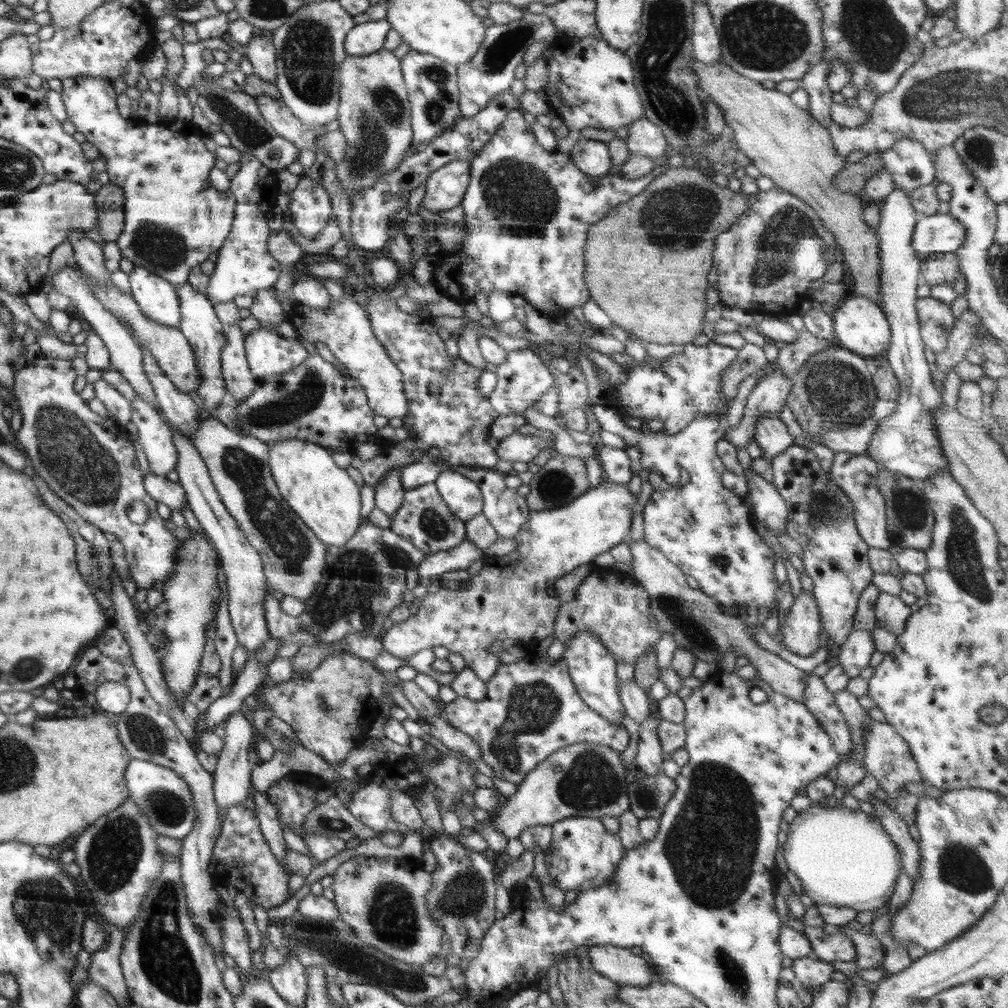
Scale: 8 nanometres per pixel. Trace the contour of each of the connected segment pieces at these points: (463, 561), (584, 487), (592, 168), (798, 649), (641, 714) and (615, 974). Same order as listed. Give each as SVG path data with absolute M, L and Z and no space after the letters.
M465 538L452 550L440 551L424 558L416 568L418 580L420 583L428 585L432 576L442 575L451 570L466 569L482 555L483 550L478 549L478 545L472 543L472 540Z
M556 454L534 474L525 500L530 511L552 510L570 504L590 488L585 459Z
M580 138L570 156L578 170L594 180L612 173L612 159L605 142Z
M800 591L780 628L784 635L783 646L794 654L808 656L818 650L822 623L813 591Z
M633 679L627 680L627 682L618 680L618 684L619 700L623 712L637 723L641 724L644 720L647 720L653 702L648 693L637 686Z
M606 943L589 945L586 953L592 963L591 969L618 984L644 987L653 982L648 964L630 949Z

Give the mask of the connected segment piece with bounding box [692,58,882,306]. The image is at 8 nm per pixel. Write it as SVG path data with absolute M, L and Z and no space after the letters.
M694 58L693 64L698 86L706 92L707 100L720 108L726 126L734 134L736 146L750 158L762 176L771 178L780 190L797 196L817 213L824 227L834 236L839 260L852 272L854 294L868 297L882 306L879 241L874 227L864 223L864 209L859 198L835 190L834 177L846 165L846 157L834 150L827 128L820 126L808 110L796 106L789 94L776 88L767 89L762 83L738 74L722 60L704 63Z

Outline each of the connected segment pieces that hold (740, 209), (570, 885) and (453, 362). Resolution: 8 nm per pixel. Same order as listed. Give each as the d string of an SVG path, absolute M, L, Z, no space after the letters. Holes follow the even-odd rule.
M694 163L669 167L642 192L589 227L583 249L585 284L590 284L588 280L594 286L600 284L600 246L602 276L612 284L608 292L589 292L590 296L612 322L634 332L646 344L686 346L692 343L704 328L704 314L708 310L704 290L706 276L713 267L716 238L749 210L750 200L751 195L732 192L728 186L714 183ZM602 298L608 298L608 302L602 302Z
M569 817L556 822L552 828L552 844L545 852L545 866L550 879L562 892L586 892L608 884L618 864L624 858L621 838L606 831L598 818Z
M372 293L366 296L365 308L373 334L402 373L402 386L408 401L403 427L410 432L409 439L389 441L380 447L372 460L362 461L352 454L351 465L362 473L365 485L375 489L389 472L416 462L419 460L416 452L431 446L440 448L441 458L450 464L495 468L498 455L488 444L488 438L490 426L500 414L478 388L482 370L466 364L458 354L448 353L437 330L431 327L432 317L410 315L401 311L396 301Z

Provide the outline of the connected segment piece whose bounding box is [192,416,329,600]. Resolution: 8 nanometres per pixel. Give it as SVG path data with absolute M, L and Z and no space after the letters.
M216 416L208 417L200 422L198 430L192 434L192 442L207 466L210 479L220 493L220 499L227 511L238 523L250 546L253 546L261 556L268 585L272 590L280 590L284 595L294 595L302 600L308 600L322 578L324 558L326 558L329 546L316 537L316 534L296 515L280 494L270 471L266 443L258 438L242 437L238 432L228 429Z

